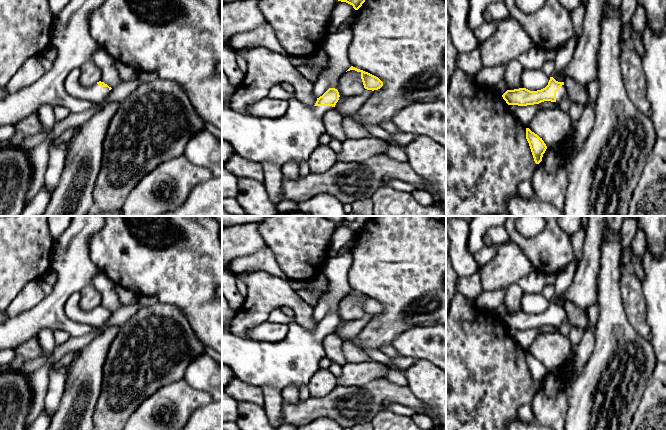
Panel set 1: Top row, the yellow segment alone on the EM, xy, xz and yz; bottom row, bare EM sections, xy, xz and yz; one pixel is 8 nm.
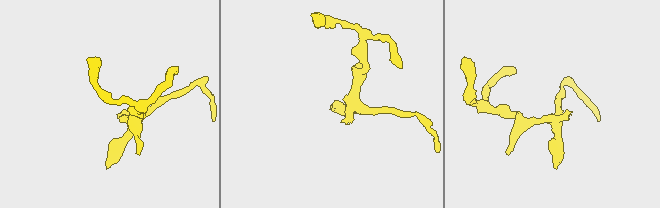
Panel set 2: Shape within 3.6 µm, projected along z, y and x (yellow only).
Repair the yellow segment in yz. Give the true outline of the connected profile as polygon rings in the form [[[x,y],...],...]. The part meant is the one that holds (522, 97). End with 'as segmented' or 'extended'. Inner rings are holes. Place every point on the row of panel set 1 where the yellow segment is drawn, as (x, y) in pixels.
[[[550,77],[548,85],[541,90],[530,91],[526,88],[507,90],[502,97],[508,105],[527,106],[544,101],[560,103],[564,97],[568,97],[568,91],[564,82],[558,82]]]; extended

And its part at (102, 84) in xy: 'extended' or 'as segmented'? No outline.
extended

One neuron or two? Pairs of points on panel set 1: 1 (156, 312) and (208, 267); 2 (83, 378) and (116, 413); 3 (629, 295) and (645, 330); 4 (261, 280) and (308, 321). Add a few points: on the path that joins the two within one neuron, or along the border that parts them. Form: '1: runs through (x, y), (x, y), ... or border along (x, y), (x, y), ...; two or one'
1: border along (156, 301), (177, 306), (185, 317); two
2: border along (103, 373), (102, 389), (92, 418); two
3: runs through (634, 304), (638, 321); one
4: runs through (273, 292), (285, 295), (299, 309); one

